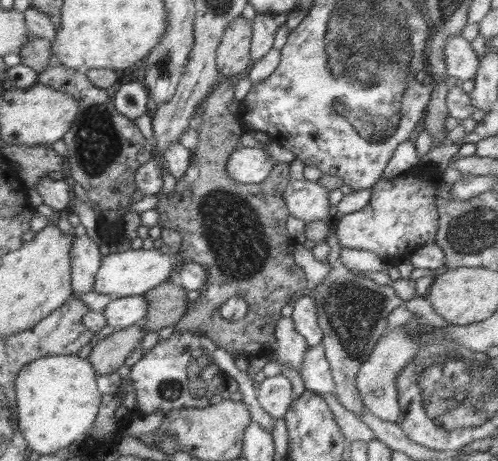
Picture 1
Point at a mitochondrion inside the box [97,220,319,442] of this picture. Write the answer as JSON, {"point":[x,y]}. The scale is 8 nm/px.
{"point":[168,390]}

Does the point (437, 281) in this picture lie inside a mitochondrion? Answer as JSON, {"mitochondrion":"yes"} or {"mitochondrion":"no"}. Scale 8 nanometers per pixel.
{"mitochondrion":"no"}

